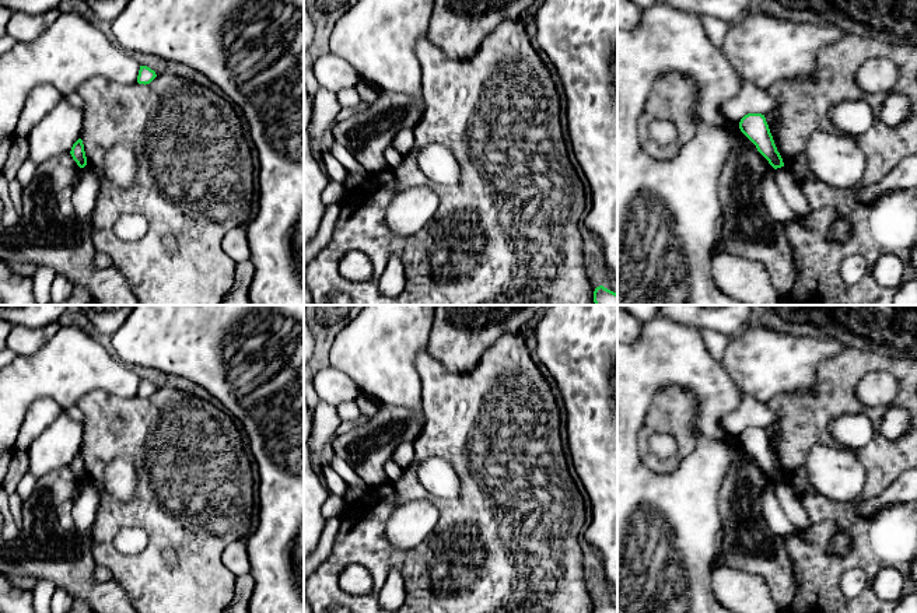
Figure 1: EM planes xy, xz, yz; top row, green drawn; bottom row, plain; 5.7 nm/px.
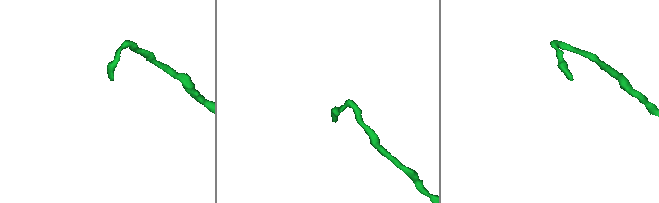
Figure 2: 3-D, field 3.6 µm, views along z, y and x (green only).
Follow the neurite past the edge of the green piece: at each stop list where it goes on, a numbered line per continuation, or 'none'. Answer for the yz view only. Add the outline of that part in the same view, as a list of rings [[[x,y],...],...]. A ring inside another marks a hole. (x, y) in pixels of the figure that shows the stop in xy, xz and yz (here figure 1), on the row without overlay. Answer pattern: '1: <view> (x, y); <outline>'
none

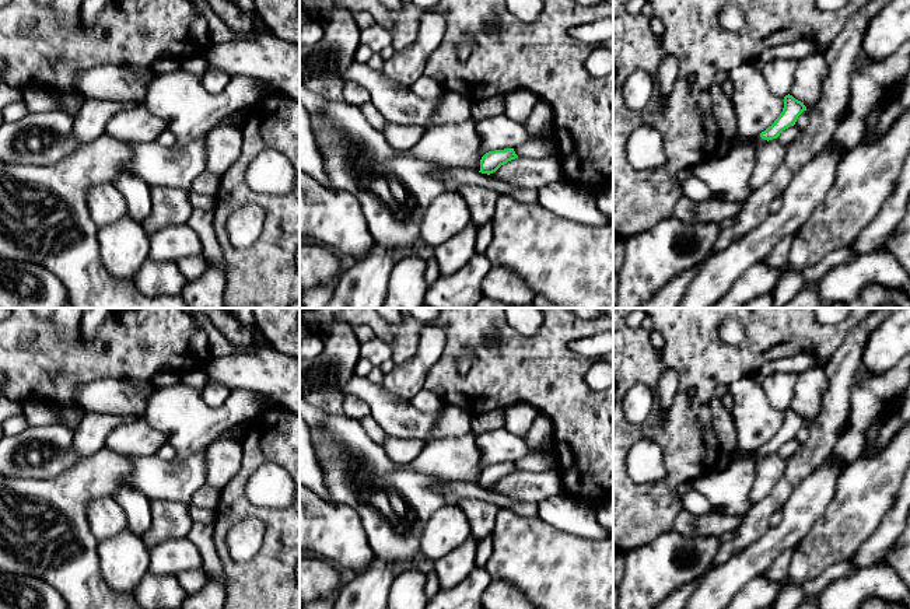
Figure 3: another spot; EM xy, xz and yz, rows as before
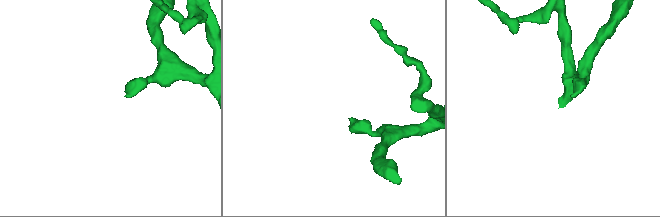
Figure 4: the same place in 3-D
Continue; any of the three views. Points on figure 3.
1: yz (737, 454); [[[739,448],[731,451],[729,455],[731,455],[731,465],[735,463],[736,461],[742,459],[743,456],[755,456],[756,459],[767,456],[767,454],[762,452],[760,449],[741,451]]]

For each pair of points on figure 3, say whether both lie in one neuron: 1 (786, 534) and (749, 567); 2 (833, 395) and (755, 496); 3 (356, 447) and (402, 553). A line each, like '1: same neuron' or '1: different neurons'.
1: same neuron
2: different neurons
3: same neuron

